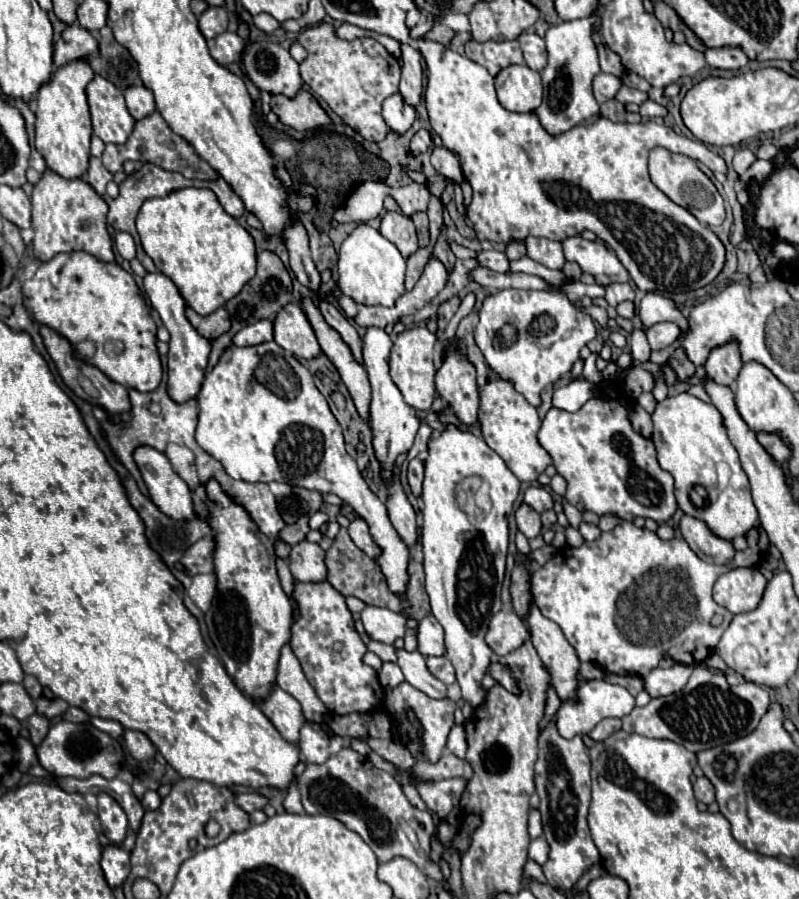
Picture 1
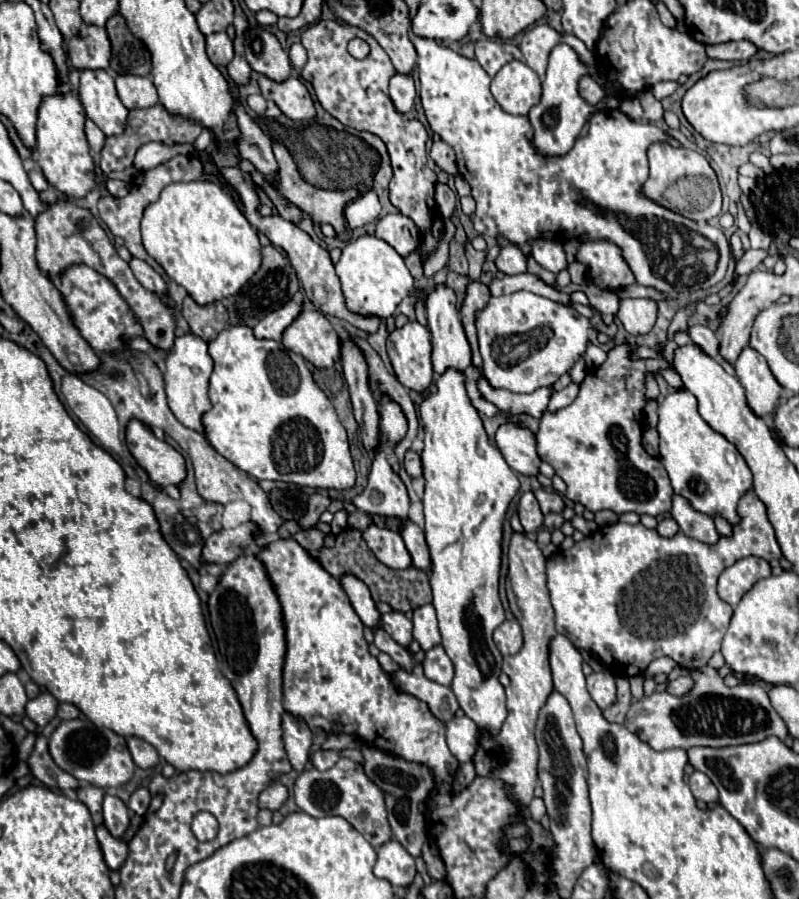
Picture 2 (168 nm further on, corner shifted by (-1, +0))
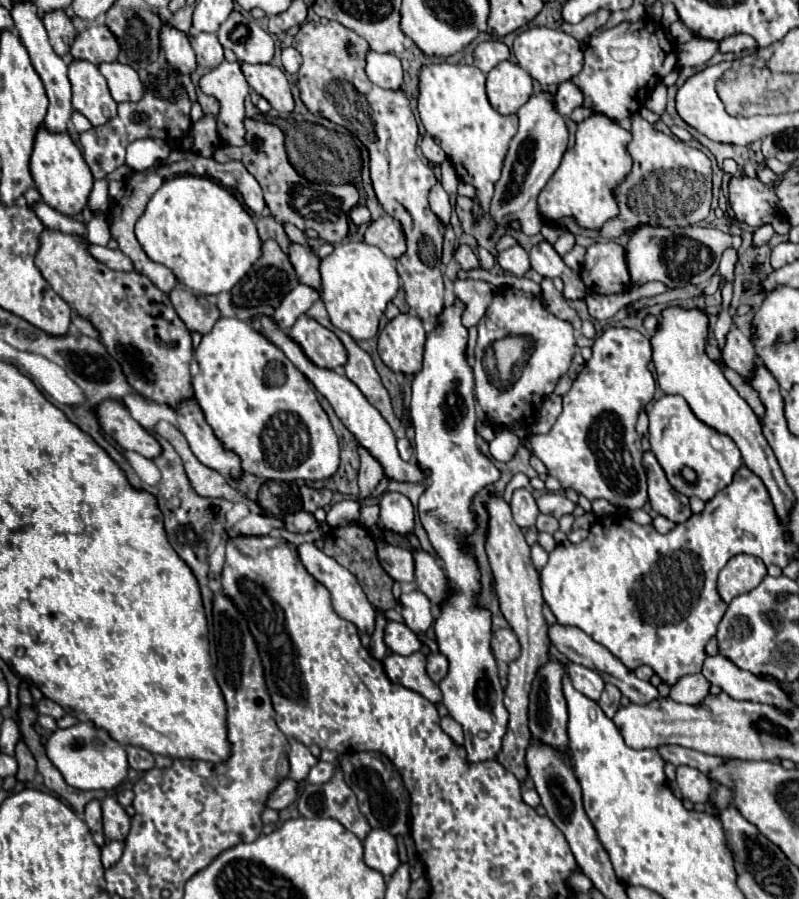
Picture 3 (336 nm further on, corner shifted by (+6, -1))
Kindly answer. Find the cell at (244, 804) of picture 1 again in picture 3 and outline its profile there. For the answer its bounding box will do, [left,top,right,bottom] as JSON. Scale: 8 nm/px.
[266,777,296,811]

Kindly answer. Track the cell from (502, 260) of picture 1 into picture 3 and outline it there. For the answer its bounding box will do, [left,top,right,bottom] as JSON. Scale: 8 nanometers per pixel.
[496,245,530,277]

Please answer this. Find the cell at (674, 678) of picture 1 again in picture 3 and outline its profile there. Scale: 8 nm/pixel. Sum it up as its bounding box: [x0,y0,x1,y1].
[670,675,710,703]

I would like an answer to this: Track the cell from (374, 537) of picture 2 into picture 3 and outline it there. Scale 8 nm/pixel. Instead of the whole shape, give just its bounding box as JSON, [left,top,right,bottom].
[374,539,414,583]

